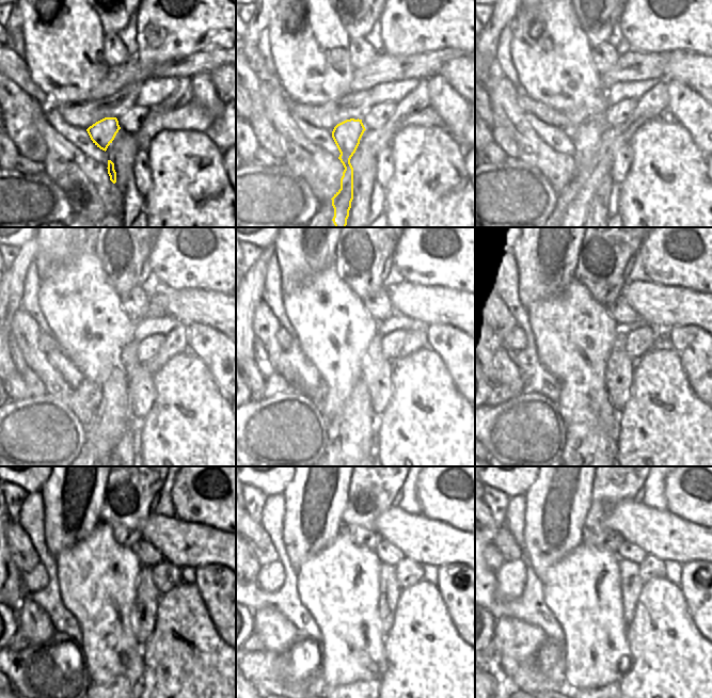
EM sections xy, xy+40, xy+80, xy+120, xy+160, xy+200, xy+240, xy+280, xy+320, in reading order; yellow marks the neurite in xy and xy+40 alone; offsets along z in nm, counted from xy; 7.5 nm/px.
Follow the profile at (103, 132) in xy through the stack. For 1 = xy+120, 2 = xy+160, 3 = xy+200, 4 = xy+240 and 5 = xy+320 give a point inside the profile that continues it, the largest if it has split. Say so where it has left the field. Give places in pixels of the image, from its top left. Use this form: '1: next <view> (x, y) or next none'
1: next xy+120 (112, 416)
2: next xy+160 (349, 441)
3: next xy+200 (587, 444)
4: next xy+240 (120, 683)
5: next xy+320 (611, 683)

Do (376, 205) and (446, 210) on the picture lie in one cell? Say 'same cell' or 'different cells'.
different cells

